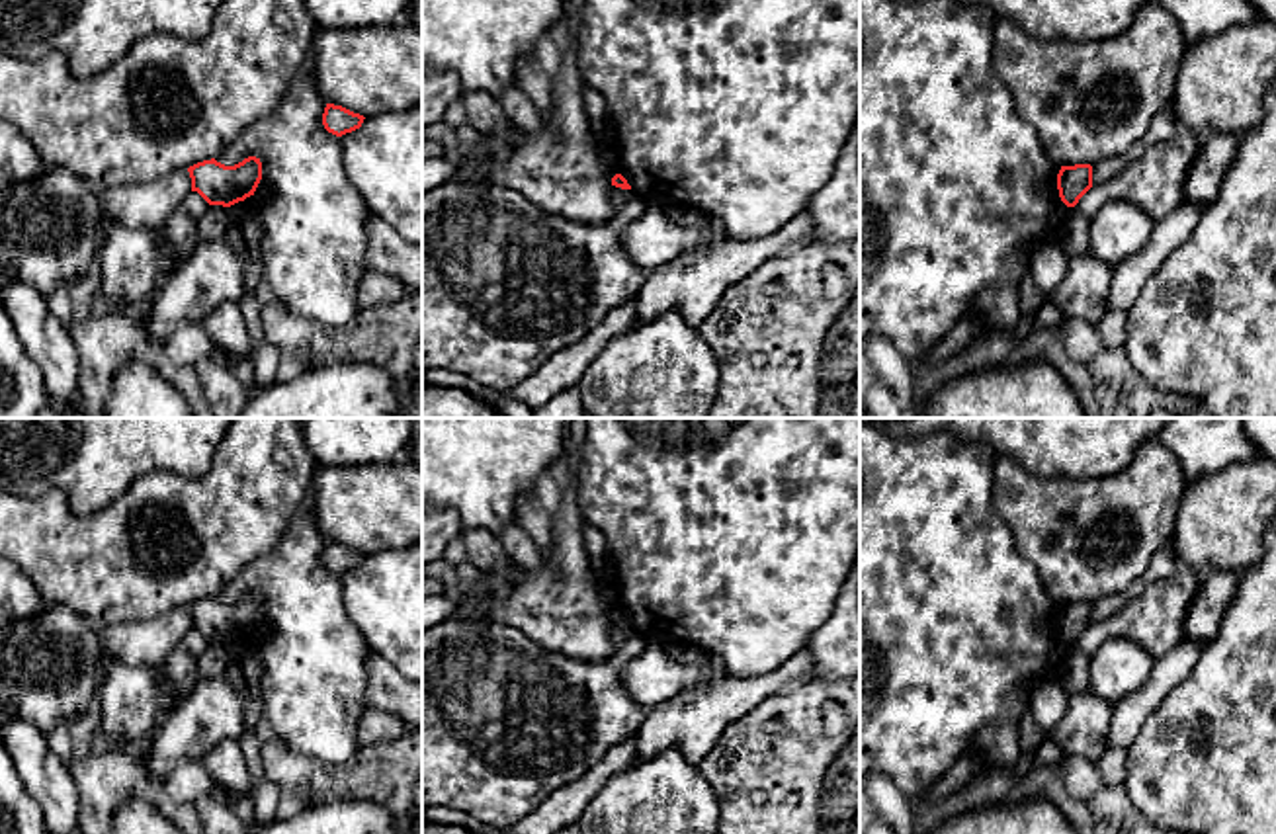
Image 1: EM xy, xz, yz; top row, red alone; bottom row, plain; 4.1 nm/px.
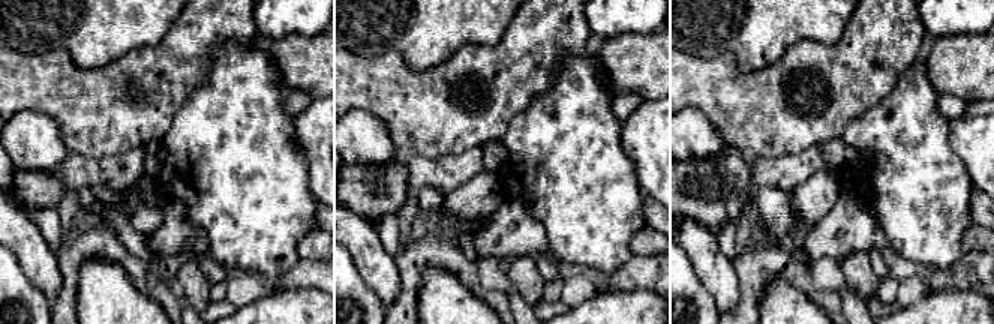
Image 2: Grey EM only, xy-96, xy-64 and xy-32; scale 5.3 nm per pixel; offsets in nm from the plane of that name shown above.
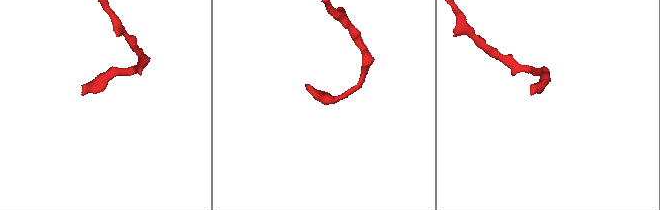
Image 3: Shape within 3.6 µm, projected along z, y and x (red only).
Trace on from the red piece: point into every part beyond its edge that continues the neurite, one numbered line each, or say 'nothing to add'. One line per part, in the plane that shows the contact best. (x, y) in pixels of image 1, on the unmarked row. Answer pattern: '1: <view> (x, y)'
nothing to add

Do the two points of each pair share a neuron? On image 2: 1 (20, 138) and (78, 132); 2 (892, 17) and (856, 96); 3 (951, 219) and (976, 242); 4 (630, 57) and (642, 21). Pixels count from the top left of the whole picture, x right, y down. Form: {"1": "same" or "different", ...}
{"1": "different", "2": "same", "3": "different", "4": "different"}

